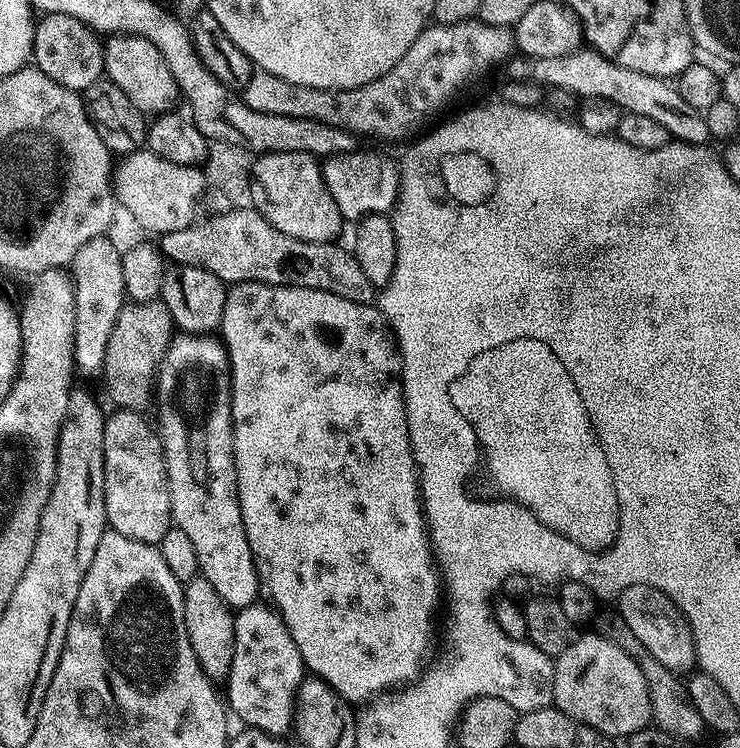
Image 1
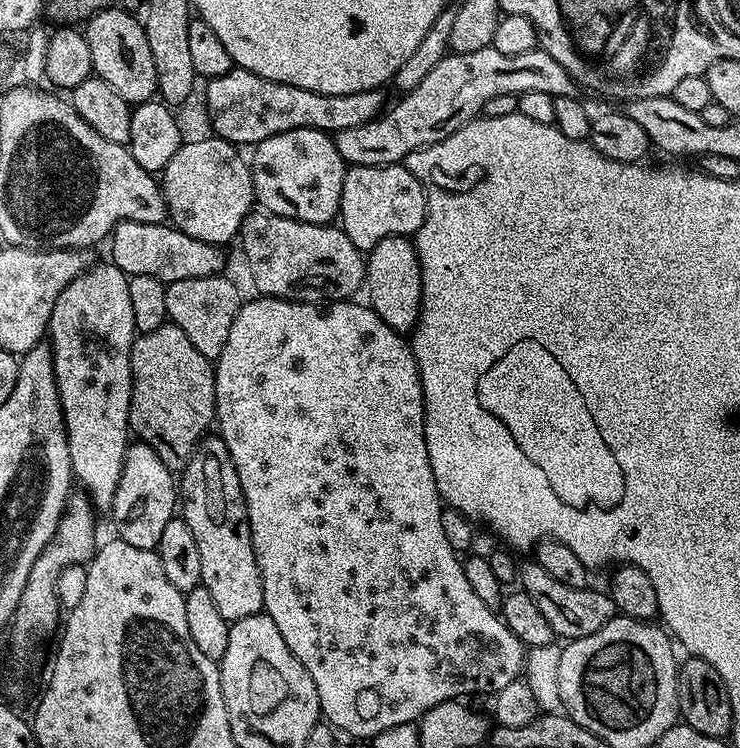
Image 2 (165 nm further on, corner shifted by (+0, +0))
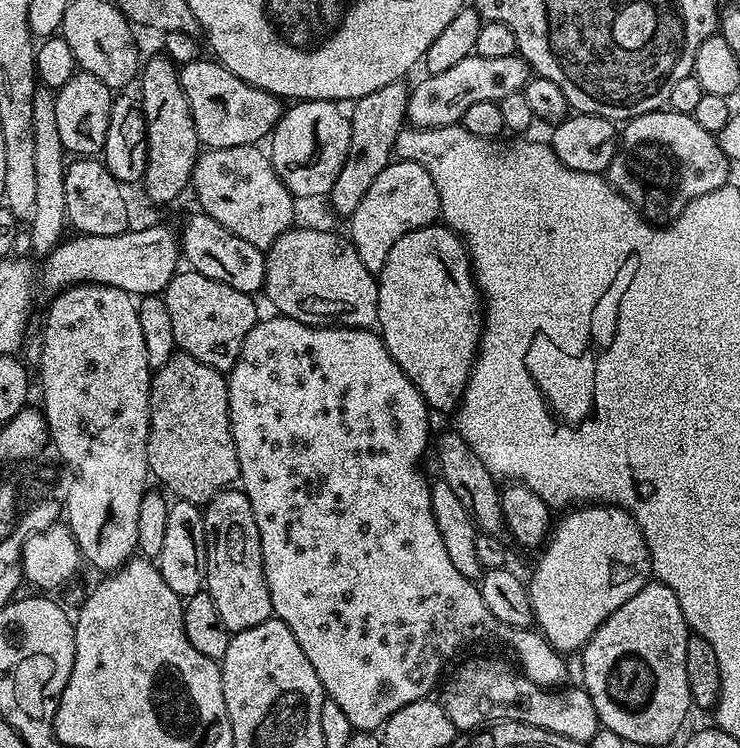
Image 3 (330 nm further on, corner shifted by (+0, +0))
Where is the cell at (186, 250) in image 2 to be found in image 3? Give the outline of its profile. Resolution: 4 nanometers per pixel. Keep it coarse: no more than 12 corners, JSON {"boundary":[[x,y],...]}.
{"boundary":[[96,158],[65,167],[67,223],[86,236],[129,231],[120,181]]}

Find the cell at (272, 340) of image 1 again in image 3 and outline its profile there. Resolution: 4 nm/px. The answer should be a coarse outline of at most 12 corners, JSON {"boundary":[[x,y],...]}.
{"boundary":[[257,319],[227,373],[275,619],[376,732],[497,636],[428,403],[366,328]]}

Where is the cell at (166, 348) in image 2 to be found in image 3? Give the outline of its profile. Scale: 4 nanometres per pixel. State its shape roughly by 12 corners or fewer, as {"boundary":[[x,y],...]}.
{"boundary":[[153,371],[148,470],[203,506],[239,481],[225,373]]}

